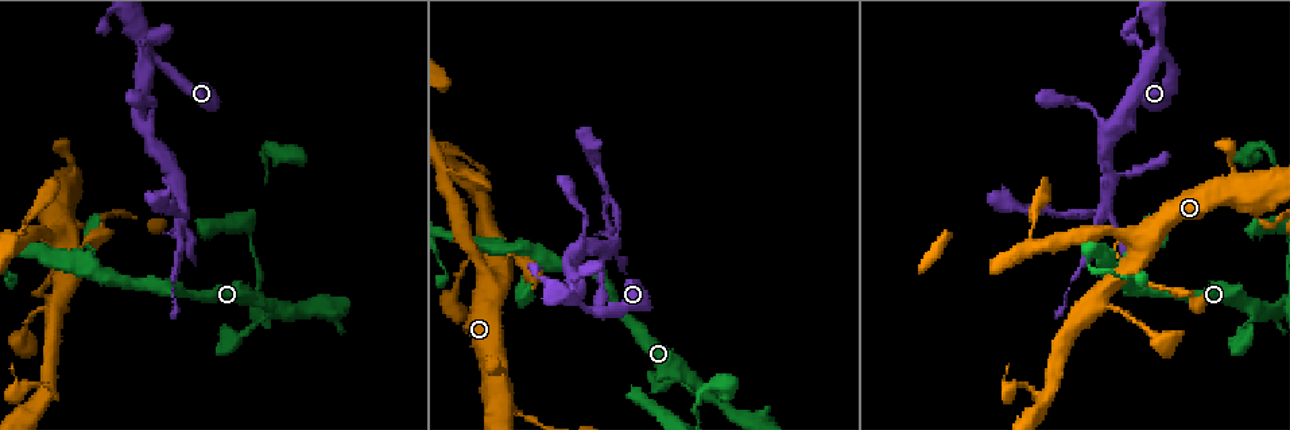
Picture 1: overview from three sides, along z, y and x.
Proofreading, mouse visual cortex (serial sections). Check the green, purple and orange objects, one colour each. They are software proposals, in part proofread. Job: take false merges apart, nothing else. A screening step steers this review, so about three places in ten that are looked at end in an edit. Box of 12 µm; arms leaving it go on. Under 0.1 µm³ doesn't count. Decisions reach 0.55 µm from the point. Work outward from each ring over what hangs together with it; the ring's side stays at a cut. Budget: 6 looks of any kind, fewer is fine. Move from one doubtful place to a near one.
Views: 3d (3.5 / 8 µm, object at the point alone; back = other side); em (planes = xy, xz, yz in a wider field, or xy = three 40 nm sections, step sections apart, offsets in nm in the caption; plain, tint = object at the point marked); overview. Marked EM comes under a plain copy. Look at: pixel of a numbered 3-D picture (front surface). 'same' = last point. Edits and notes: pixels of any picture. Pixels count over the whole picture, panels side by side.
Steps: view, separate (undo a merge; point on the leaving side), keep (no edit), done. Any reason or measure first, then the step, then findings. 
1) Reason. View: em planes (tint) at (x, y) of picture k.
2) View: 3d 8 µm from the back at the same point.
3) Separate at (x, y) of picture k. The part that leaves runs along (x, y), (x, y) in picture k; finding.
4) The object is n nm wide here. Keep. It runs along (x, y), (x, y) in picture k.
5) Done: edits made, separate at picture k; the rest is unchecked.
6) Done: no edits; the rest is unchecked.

Thin neck. View: 3d 3.5 µm at (580, 302) of picture 1.

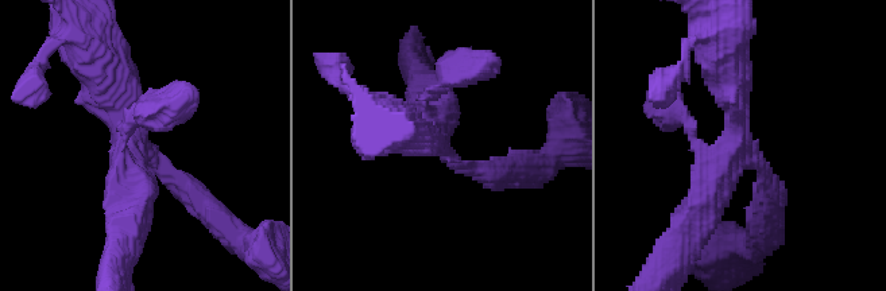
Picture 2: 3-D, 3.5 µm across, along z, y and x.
4 arms meet here; the arms are 150, 300, 300, 450 nm wide; need the tissue. View: em xy step 1 (tint) at (146, 162) of picture 2.

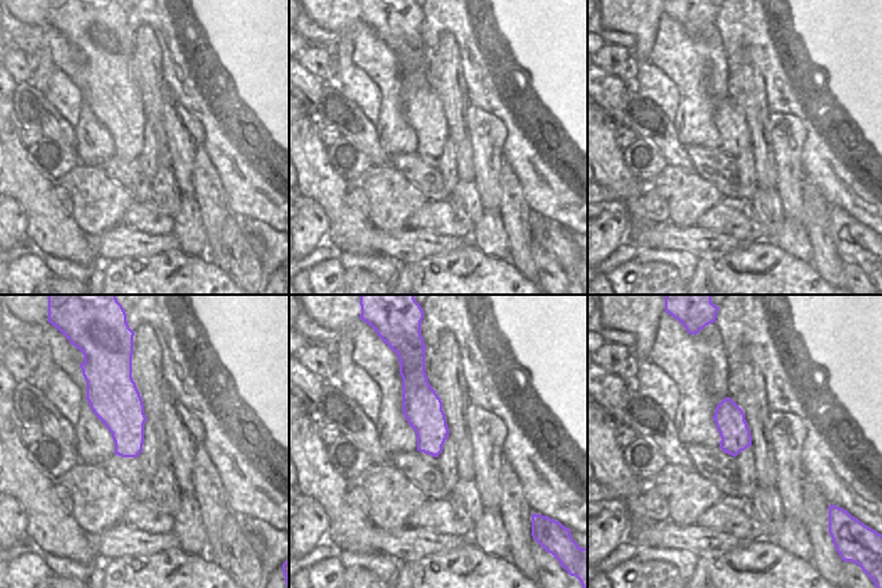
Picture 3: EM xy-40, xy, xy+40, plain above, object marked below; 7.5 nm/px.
Keep. It runs along (515, 169), (448, 158), (432, 100) in picture 2; all the same cell.

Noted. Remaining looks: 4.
View: 3d 3.5 µm at (1124, 261) of picture 1.

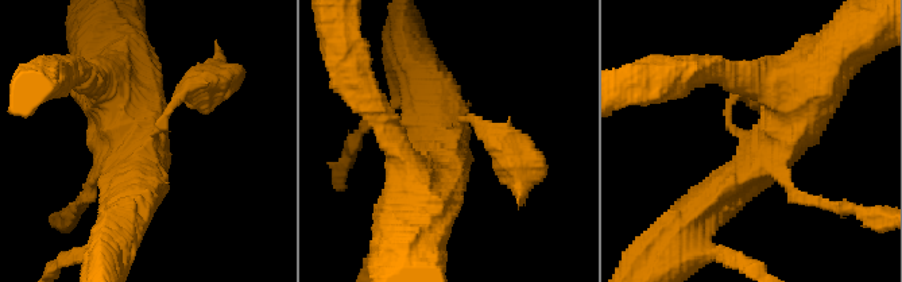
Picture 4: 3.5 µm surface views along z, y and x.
Now the EM. View: em xy step 3 (tint) at (750, 139) of picture 4.

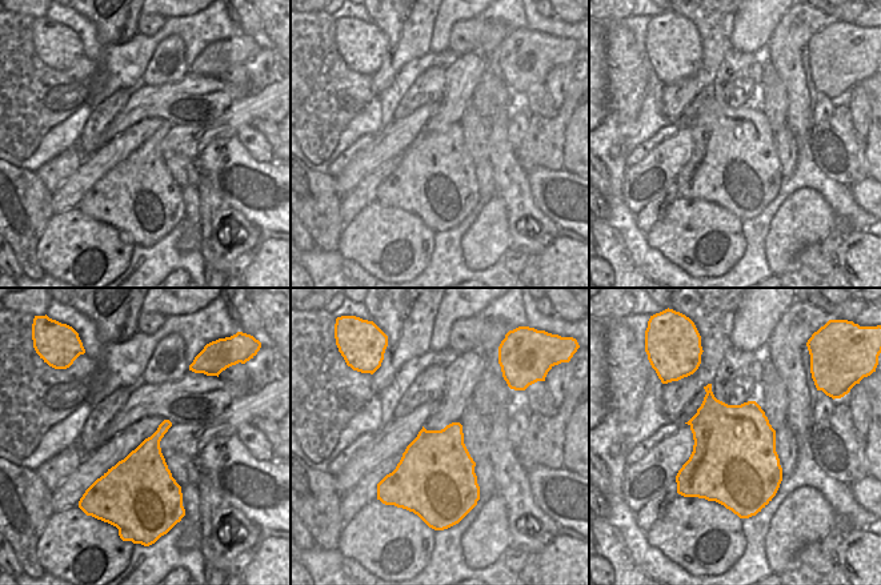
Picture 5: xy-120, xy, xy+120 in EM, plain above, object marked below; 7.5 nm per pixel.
Keep. It runs along (828, 68), (762, 159), (713, 196) in picture 4; continuous, no second cell.

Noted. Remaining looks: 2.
Done: no edits; the rest is unchecked.

